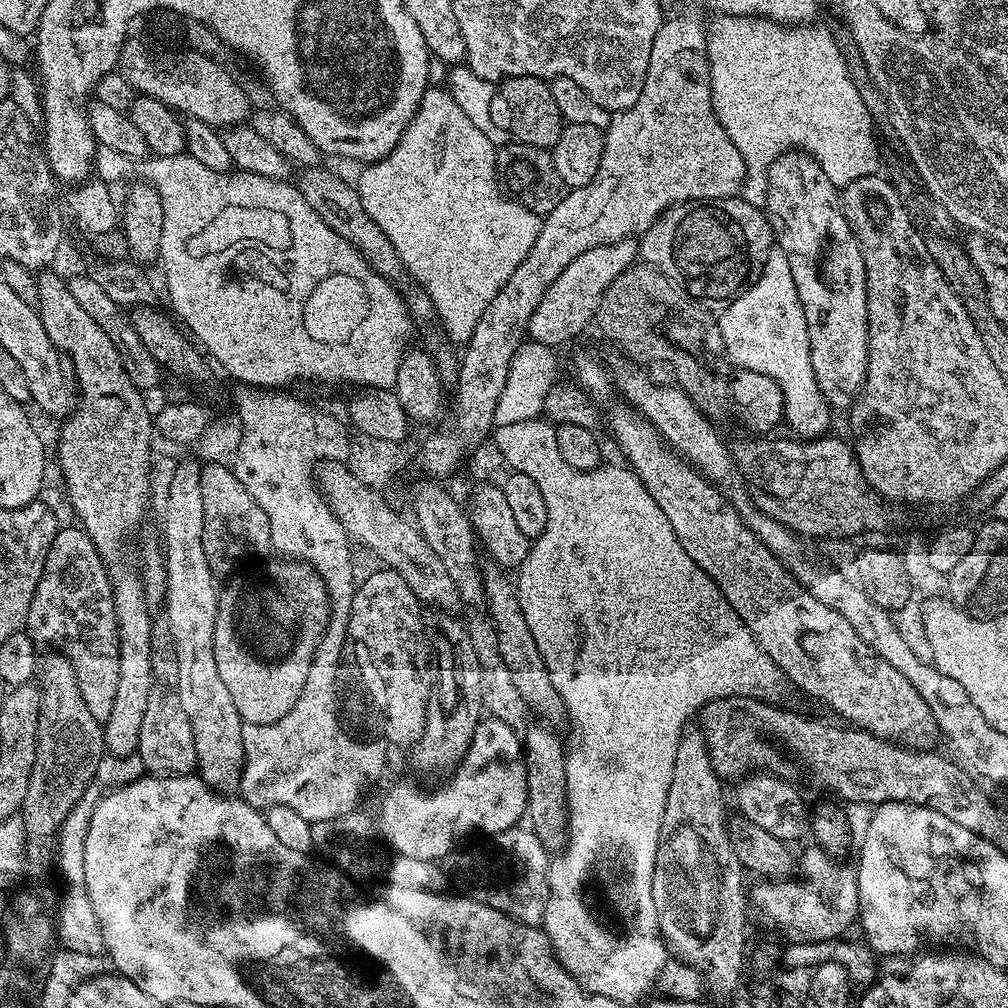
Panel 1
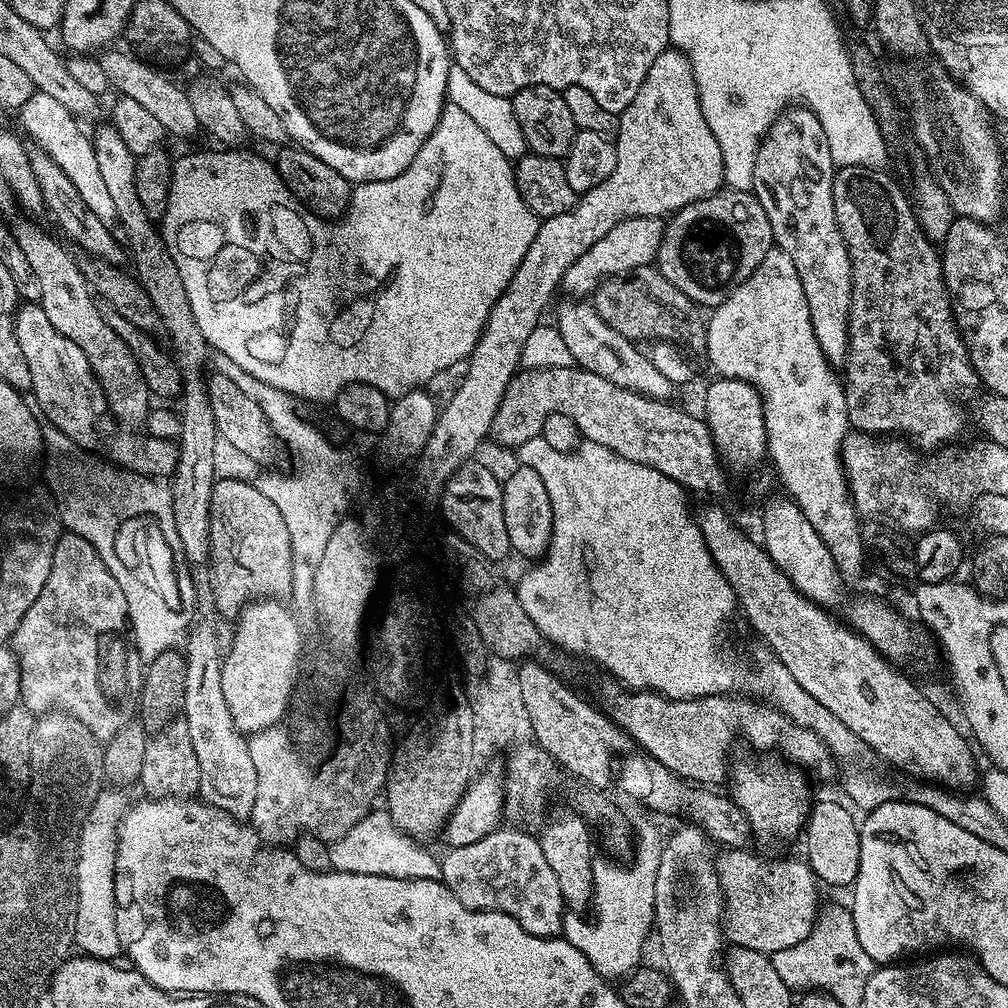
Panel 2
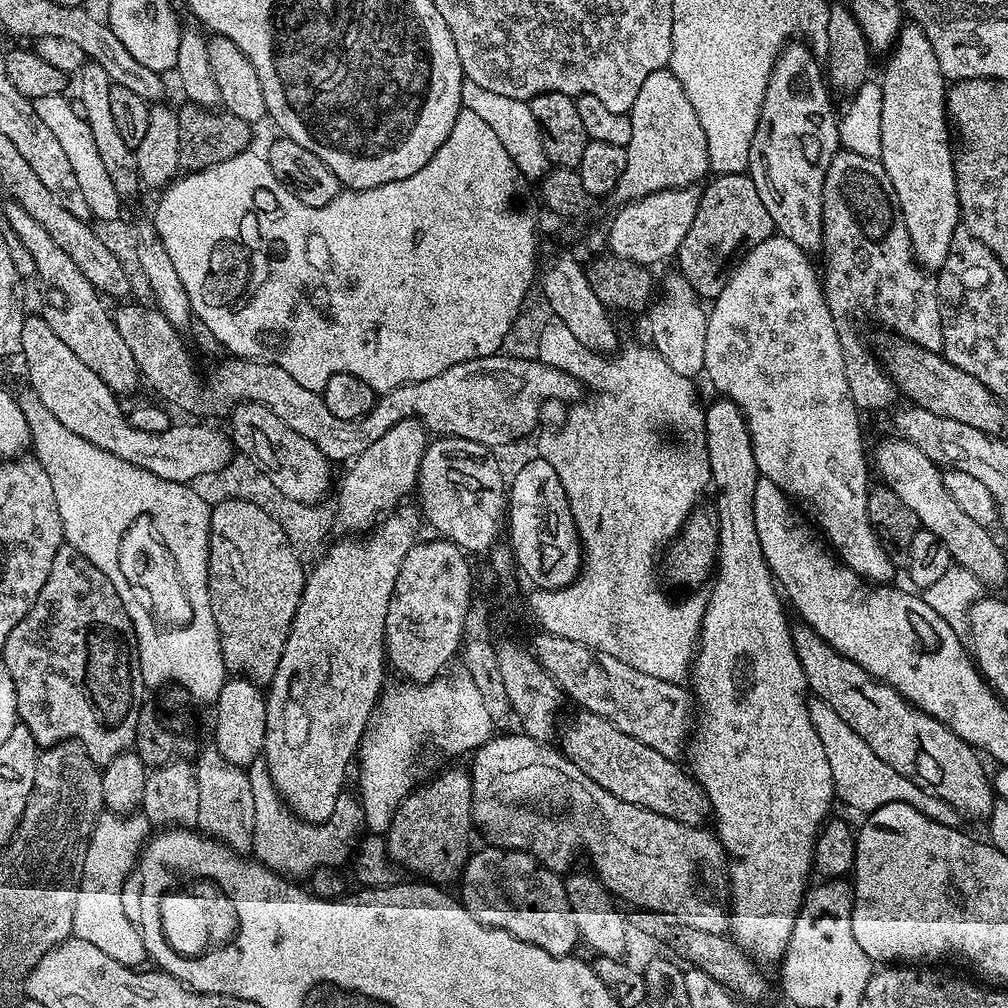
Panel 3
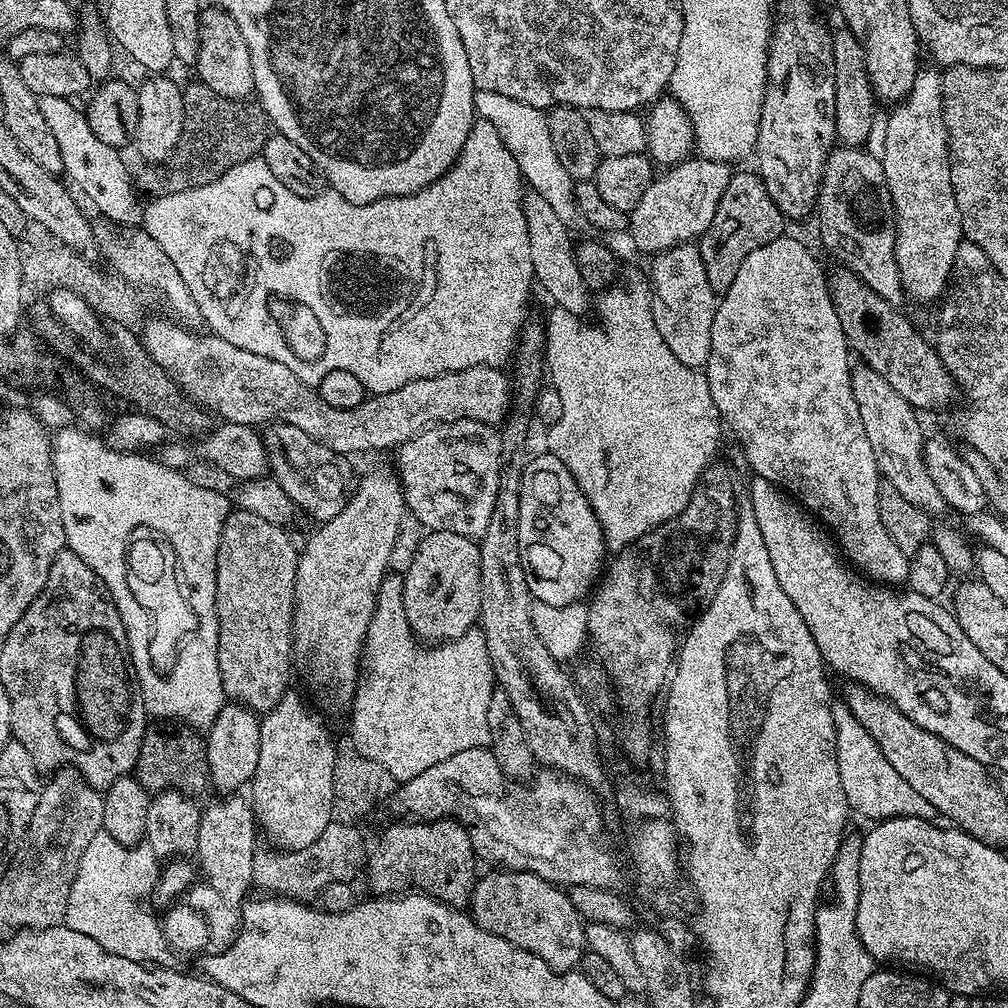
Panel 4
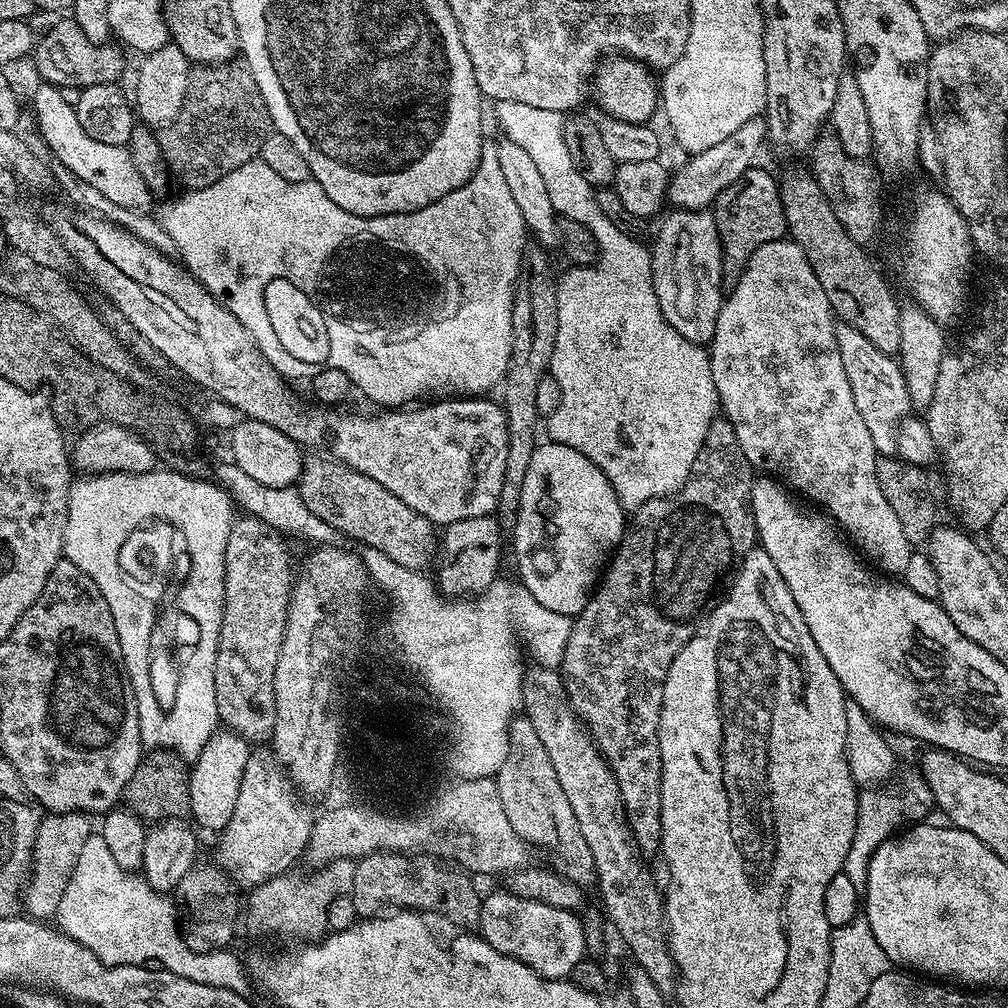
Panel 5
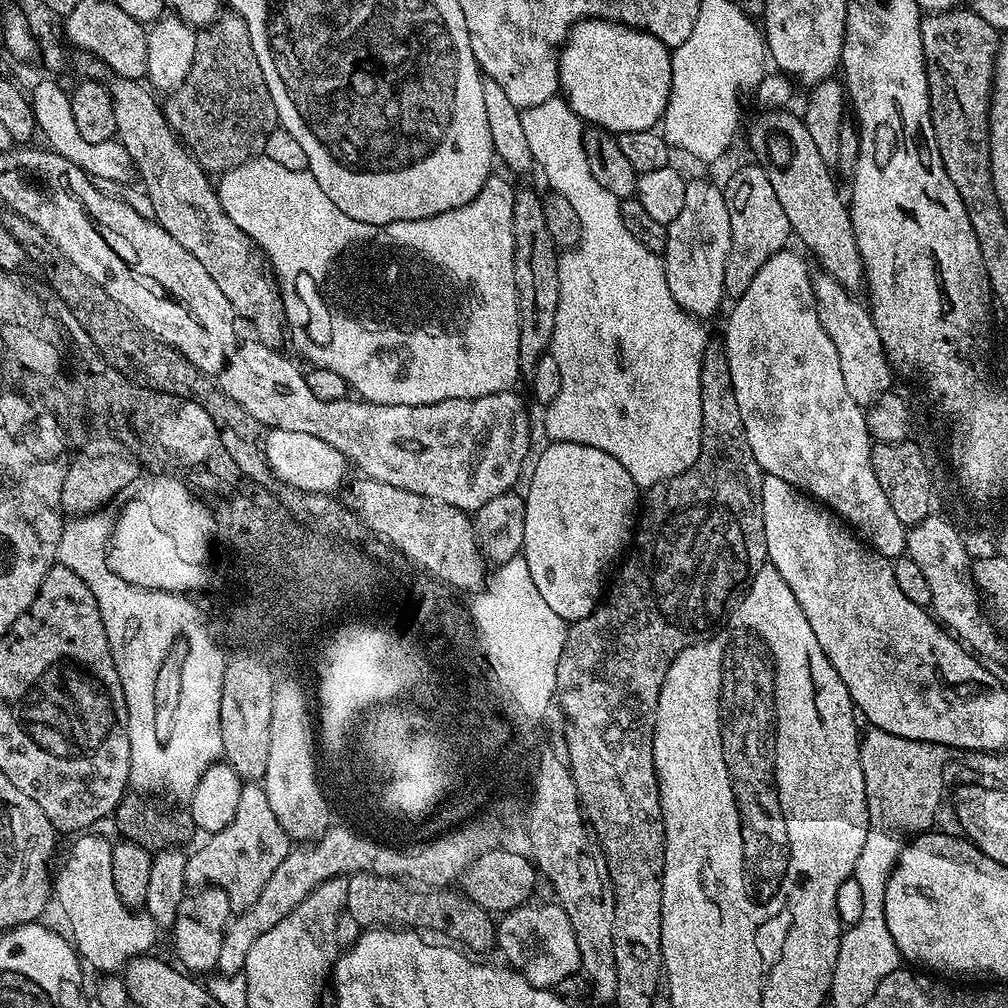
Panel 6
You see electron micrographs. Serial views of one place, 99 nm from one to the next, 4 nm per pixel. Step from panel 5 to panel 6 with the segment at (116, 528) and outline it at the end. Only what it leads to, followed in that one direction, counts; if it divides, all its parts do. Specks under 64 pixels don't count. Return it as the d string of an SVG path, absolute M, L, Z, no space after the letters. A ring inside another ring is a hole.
M97 510L79 518L69 519L65 523L64 532L58 538L56 558L62 566L74 570L74 574L78 574L78 578L82 578L82 582L86 582L86 586L90 586L90 594L94 594L94 598L98 602L98 614L102 614L102 626L106 626L106 638L110 642L110 650L114 658L114 670L118 670L118 678L122 684L126 684L126 688L130 688L126 680L128 678L136 678L136 702L130 702L130 706L128 707L128 729L130 730L129 785L137 793L151 794L156 798L163 796L184 796L184 798L190 798L194 794L194 790L198 786L202 774L211 764L217 763L224 754L222 726L220 725L220 703L222 702L222 680L224 673L220 670L220 652L216 652L216 644L212 644L212 640L208 640L208 632L204 632L204 624L200 624L200 612L196 612L196 607L194 606L195 599L190 598L184 602L184 612L172 612L172 608L179 603L177 598L165 598L160 593L151 593L150 590L140 590L137 585L127 584L118 574L110 570L110 567L107 565L107 554L114 520L112 516L108 517L106 513L107 511ZM180 628L184 628L184 644L180 644L180 652L176 652L176 664L164 664L164 656L168 656L168 652L164 652L164 648L168 648L168 644L172 644L172 640L176 640L176 632L180 632Z

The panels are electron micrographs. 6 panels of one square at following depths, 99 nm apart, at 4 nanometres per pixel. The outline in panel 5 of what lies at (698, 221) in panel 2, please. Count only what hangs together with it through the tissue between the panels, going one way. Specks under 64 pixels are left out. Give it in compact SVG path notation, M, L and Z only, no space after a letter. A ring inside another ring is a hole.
M760 167L748 168L746 174L742 174L742 178L738 178L738 182L726 186L726 190L722 190L722 194L716 199L714 205L717 232L721 240L721 286L724 290L738 286L738 282L742 278L754 250L758 250L758 246L766 246L766 242L785 239L788 231L777 177L772 177L766 169Z

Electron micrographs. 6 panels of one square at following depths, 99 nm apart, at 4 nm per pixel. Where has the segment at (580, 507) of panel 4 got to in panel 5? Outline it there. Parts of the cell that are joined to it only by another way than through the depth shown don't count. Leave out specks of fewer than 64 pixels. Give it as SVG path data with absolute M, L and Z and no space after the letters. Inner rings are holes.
M553 443L536 446L534 458L530 458L530 467L526 470L526 482L522 482L520 509L518 510L518 518L516 519L516 527L511 529L510 536L512 536L513 546L516 547L516 564L520 567L519 583L523 584L526 590L530 592L533 601L543 611L562 614L569 618L579 616L583 608L588 605L588 599L595 592L596 585L601 579L608 561L612 559L613 552L615 552L616 547L620 544L620 540L624 537L625 531L626 509L620 505L620 500L616 496L614 486L610 486L606 474L602 474L602 470L598 466L594 466L594 462L590 462L590 458L586 458L584 454L578 454L578 450L574 450L570 446Z

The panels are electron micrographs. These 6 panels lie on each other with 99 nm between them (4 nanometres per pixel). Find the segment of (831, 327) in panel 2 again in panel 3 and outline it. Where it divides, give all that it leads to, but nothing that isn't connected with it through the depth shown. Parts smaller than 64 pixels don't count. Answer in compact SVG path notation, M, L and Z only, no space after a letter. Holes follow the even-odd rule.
M788 44L780 52L780 57L772 64L772 72L767 73L768 84L764 88L764 97L760 99L760 110L756 117L756 129L752 135L750 142L750 150L748 151L748 163L746 165L747 175L752 177L754 186L758 186L758 194L762 198L766 210L770 210L770 218L772 219L772 227L779 235L790 238L790 242L794 242L803 252L809 254L815 253L816 248L819 249L824 243L824 219L822 218L822 186L824 185L824 175L833 153L838 148L838 116L832 113L832 100L828 97L829 89L826 87L826 78L822 73L821 61L812 57L812 52L804 44Z

